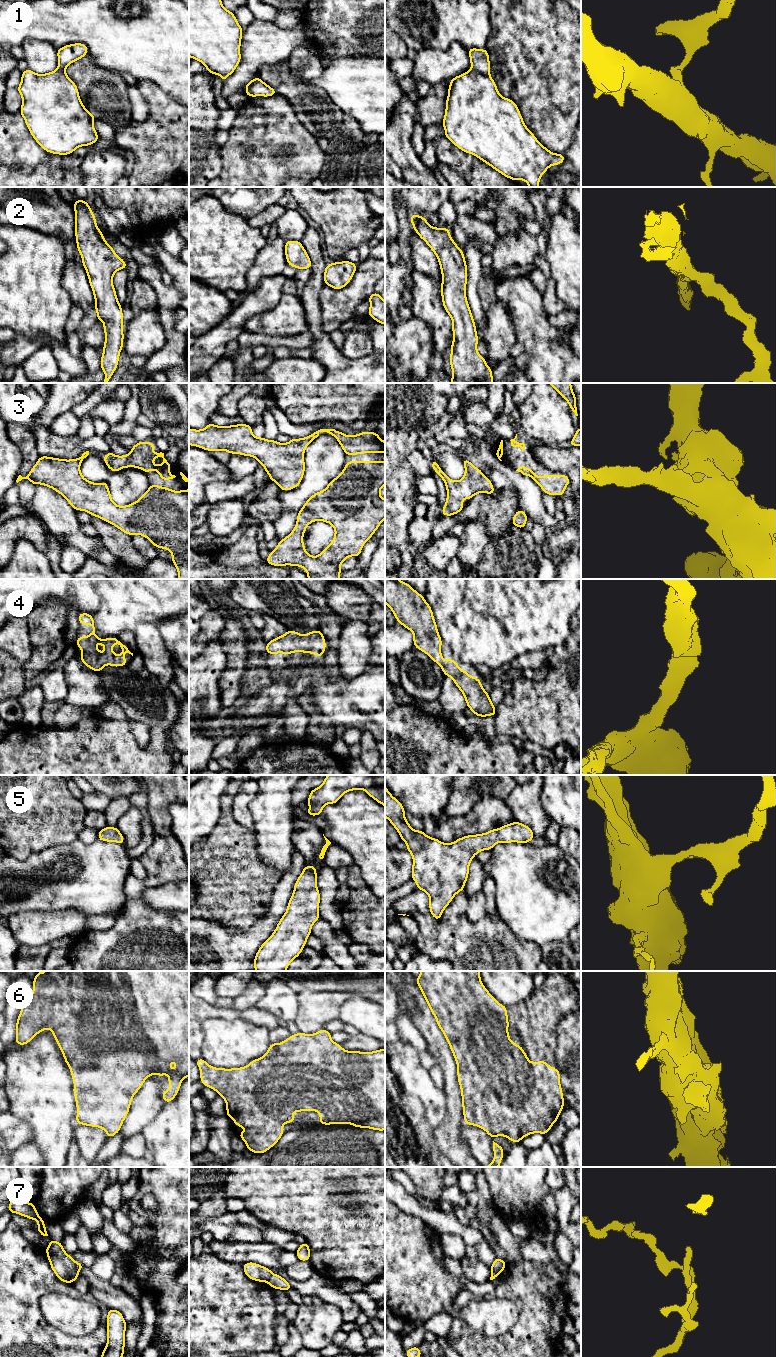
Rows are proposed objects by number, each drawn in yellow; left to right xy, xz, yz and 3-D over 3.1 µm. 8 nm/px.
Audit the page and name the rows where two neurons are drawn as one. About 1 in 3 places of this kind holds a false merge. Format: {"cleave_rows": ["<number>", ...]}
{"cleave_rows": ["1", "7"]}

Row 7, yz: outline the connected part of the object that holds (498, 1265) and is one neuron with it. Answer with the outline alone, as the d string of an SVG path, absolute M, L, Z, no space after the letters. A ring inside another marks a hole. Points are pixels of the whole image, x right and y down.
M496 1257L493 1261L492 1268L500 1274L504 1271L506 1265L506 1261L503 1261L502 1259Z

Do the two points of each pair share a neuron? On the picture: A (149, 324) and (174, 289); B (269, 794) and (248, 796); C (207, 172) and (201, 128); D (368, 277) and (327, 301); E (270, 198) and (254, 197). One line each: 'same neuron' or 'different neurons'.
A: different neurons
B: different neurons
C: same neuron
D: same neuron
E: same neuron

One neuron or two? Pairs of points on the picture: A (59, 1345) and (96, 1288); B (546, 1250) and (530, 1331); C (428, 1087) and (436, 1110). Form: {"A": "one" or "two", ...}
{"A": "two", "B": "two", "C": "one"}

